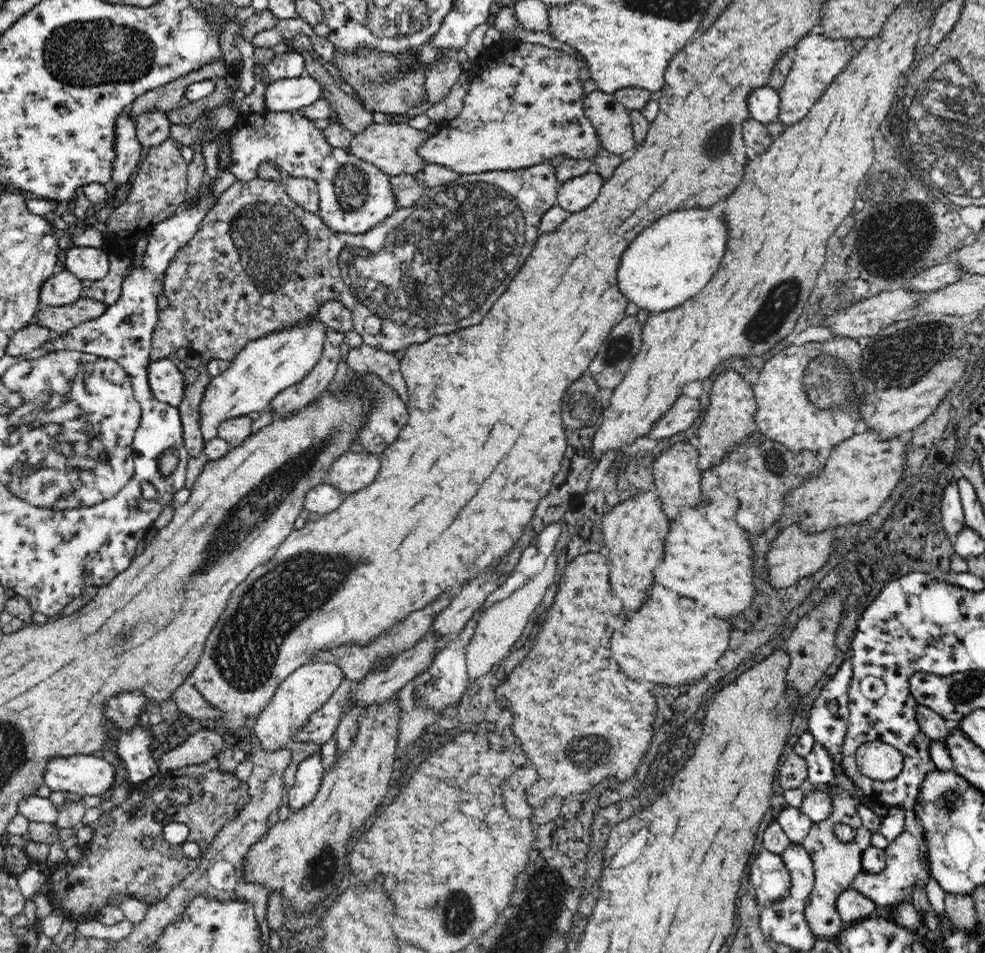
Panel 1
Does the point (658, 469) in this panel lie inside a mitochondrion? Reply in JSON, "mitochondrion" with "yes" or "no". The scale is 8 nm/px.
{"mitochondrion":"no"}

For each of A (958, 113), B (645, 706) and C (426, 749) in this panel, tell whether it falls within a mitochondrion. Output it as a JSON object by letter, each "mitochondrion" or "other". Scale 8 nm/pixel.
{"A":"mitochondrion","B":"other","C":"other"}

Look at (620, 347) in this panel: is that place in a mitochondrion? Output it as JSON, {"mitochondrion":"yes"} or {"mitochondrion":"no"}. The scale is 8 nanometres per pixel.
{"mitochondrion":"yes"}

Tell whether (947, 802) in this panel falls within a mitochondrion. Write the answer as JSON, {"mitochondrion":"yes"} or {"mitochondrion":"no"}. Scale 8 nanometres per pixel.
{"mitochondrion":"yes"}

